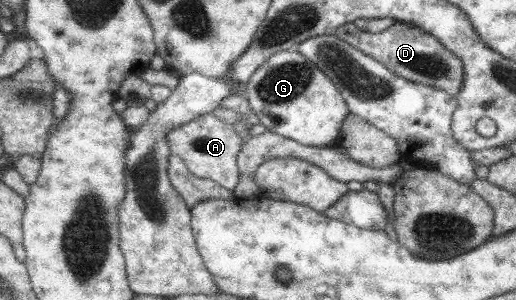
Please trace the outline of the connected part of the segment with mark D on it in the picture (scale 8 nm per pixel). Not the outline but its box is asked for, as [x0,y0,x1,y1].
[333,21,464,98]

